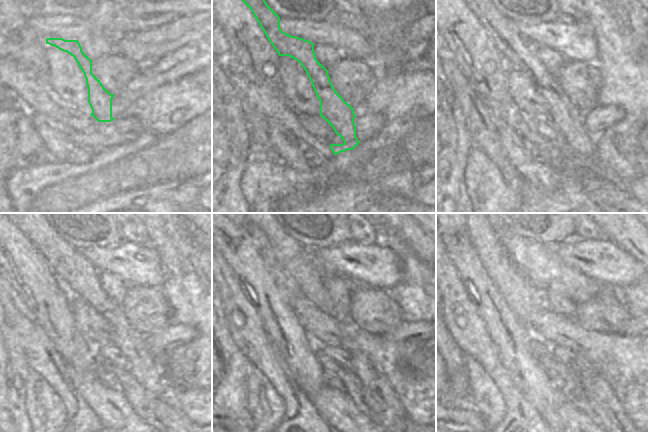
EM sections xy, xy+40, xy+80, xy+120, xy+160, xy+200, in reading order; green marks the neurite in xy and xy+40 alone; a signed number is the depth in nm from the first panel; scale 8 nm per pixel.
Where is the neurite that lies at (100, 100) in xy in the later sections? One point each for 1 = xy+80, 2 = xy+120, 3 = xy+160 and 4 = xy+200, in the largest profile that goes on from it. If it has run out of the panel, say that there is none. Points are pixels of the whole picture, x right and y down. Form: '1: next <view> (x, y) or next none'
1: next xy+80 (521, 52)
2: next xy+120 (67, 262)
3: next xy+160 (289, 253)
4: next xy+200 (607, 397)

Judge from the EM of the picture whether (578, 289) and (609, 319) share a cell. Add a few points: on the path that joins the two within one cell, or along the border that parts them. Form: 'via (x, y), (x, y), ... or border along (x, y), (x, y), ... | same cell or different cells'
border along (606, 286), (592, 297), (576, 304) | different cells

